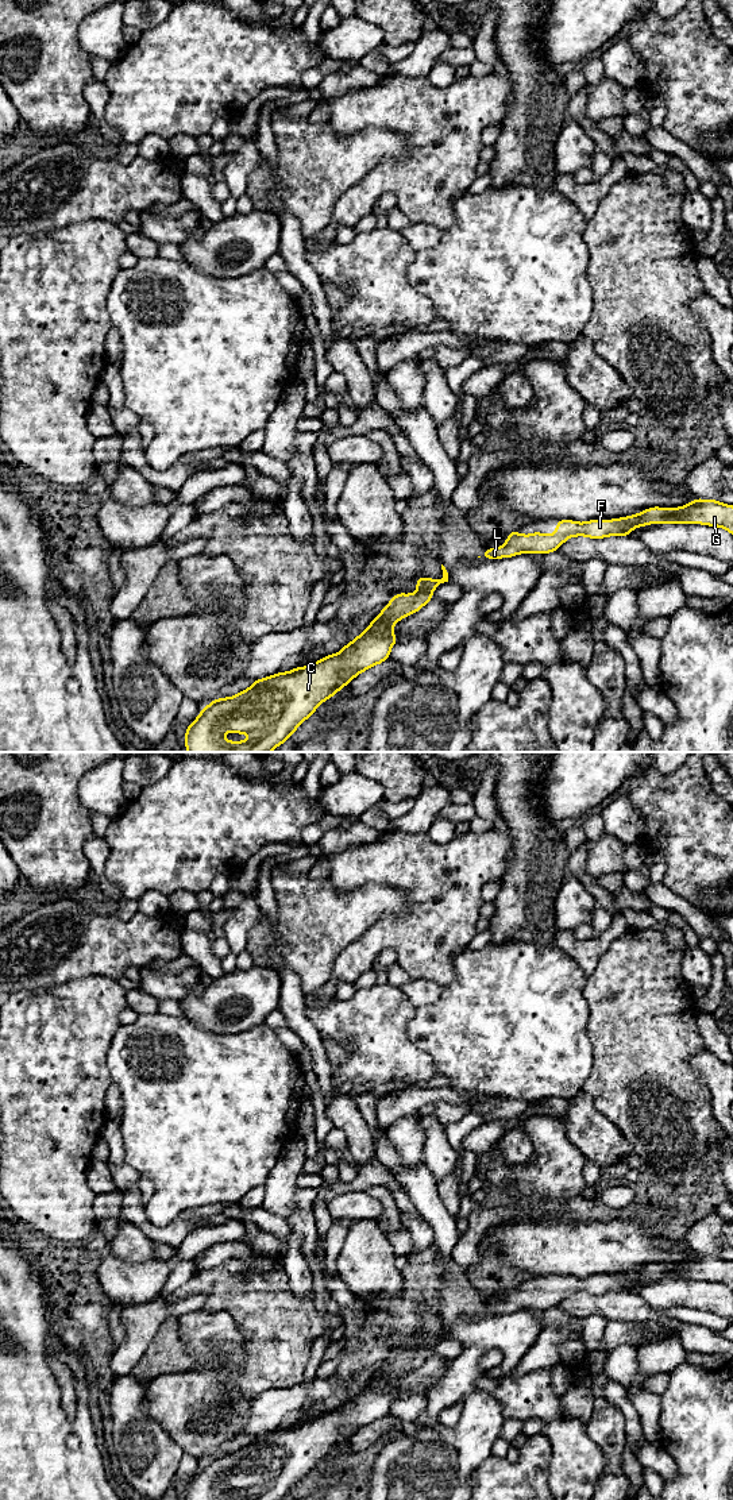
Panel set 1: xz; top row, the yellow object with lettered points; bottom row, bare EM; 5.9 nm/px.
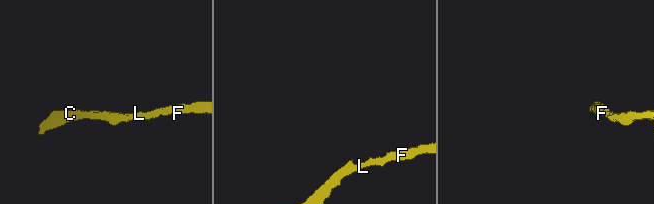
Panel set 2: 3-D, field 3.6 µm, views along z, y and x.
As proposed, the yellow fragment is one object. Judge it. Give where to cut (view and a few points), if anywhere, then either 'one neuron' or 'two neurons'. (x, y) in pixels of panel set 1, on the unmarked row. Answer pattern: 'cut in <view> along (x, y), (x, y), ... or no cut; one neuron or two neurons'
no cut; one neuron

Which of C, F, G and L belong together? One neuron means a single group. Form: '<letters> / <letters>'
C F G L

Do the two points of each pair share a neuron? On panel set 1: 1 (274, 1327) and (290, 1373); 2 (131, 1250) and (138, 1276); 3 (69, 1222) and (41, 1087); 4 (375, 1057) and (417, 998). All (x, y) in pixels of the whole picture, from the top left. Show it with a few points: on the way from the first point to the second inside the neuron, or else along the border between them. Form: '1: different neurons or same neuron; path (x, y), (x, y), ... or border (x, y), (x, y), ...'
1: same neuron; path (281, 1338), (282, 1362)
2: different neurons; border (107, 1250), (131, 1263), (154, 1263), (157, 1260)
3: same neuron; path (46, 1188), (43, 1184), (43, 1121)
4: different neurons; border (400, 988), (416, 1006)

